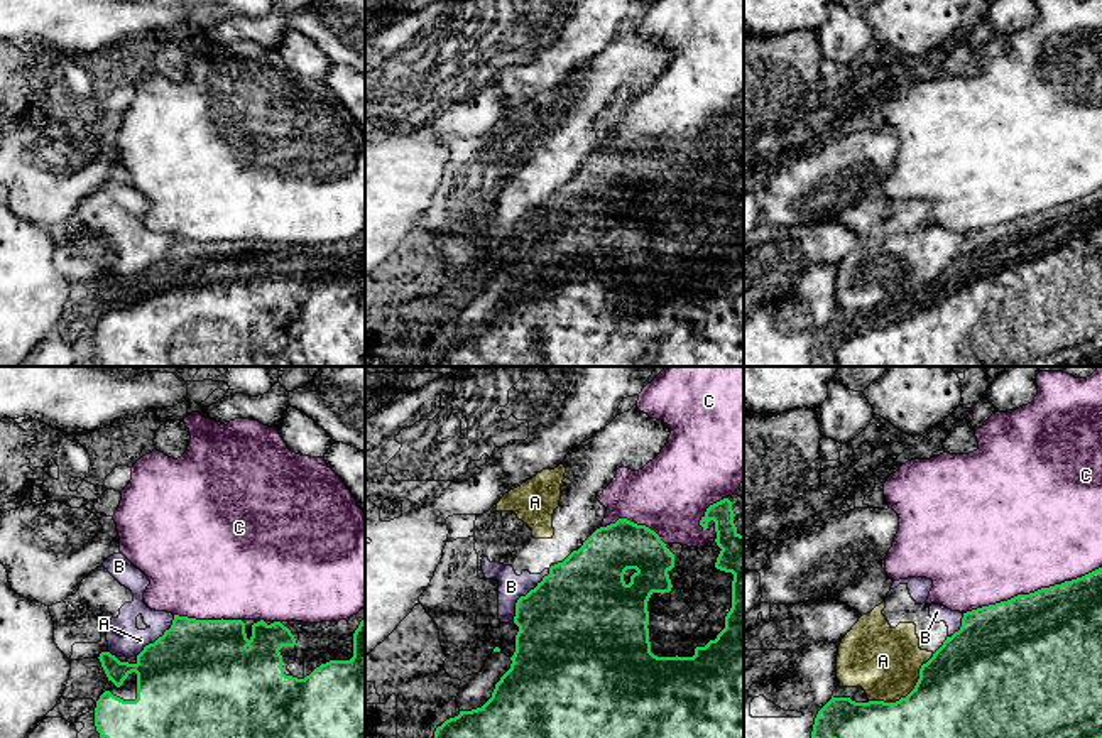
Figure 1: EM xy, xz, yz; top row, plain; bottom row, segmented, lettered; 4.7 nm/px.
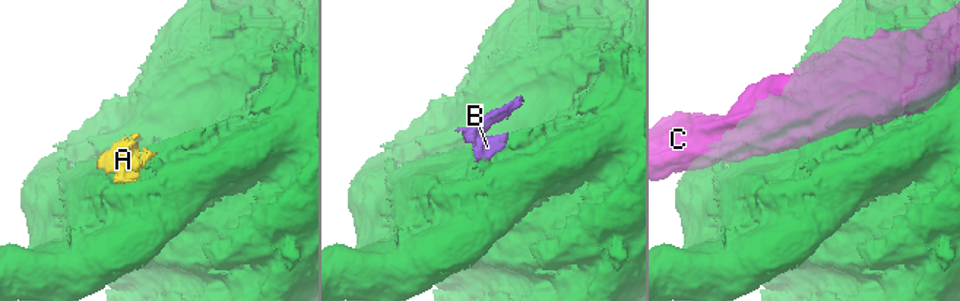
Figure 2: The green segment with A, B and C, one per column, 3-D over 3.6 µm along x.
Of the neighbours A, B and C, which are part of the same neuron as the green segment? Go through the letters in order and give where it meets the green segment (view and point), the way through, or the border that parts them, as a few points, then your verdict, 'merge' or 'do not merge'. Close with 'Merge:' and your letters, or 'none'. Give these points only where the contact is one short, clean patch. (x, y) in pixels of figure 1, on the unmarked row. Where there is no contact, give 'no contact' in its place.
A: yz (910, 314) | do not merge
B: xz (526, 217) | do not merge
C: yz (1031, 215) | do not merge
Merge: none

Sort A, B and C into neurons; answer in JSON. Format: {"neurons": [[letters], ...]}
{"neurons": [["A", "B"], ["C"]]}

